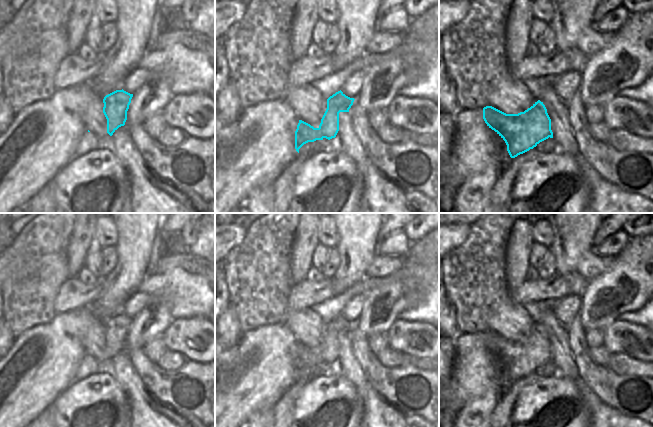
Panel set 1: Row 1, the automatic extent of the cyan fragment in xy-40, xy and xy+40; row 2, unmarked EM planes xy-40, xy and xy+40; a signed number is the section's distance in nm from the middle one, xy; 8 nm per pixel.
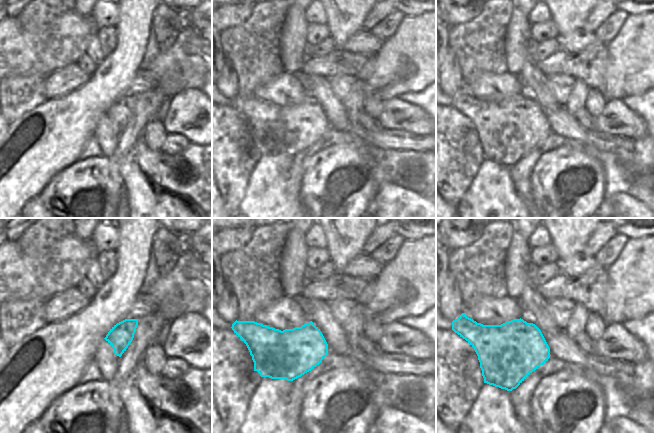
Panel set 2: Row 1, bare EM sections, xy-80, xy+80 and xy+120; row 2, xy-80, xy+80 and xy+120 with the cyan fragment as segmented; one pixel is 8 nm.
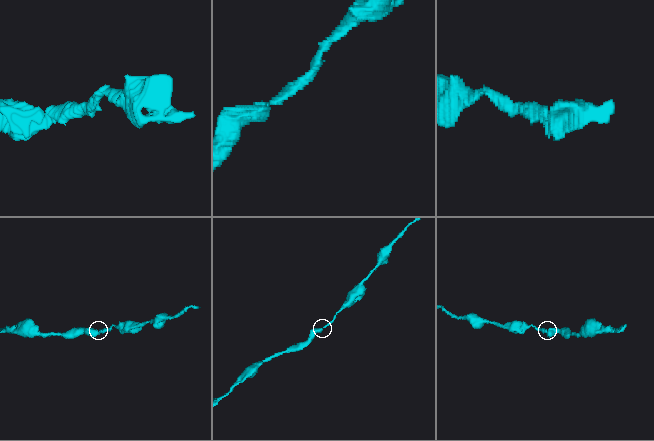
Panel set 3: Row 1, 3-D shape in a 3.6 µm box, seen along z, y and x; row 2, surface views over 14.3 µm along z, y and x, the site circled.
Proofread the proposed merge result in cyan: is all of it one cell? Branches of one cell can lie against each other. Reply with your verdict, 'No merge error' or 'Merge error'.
No merge error.

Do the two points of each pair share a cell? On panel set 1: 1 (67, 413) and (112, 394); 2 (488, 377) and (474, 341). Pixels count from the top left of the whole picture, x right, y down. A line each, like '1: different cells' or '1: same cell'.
1: same cell
2: same cell

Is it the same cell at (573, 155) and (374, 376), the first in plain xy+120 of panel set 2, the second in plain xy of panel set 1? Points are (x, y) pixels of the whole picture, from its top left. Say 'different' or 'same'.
different

